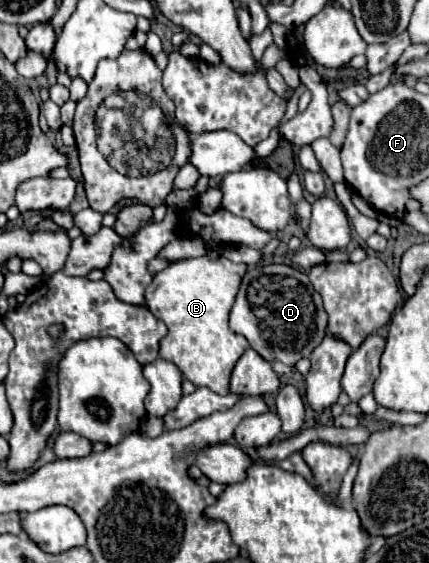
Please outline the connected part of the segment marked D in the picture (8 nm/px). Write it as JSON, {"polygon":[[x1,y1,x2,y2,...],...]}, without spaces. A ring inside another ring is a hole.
{"polygon":[[289,265,249,267,231,309,229,327,247,337,249,345,265,361,277,359,295,367,297,361,309,357,327,335,327,311,323,311,323,299,315,287,311,287,305,273]]}

